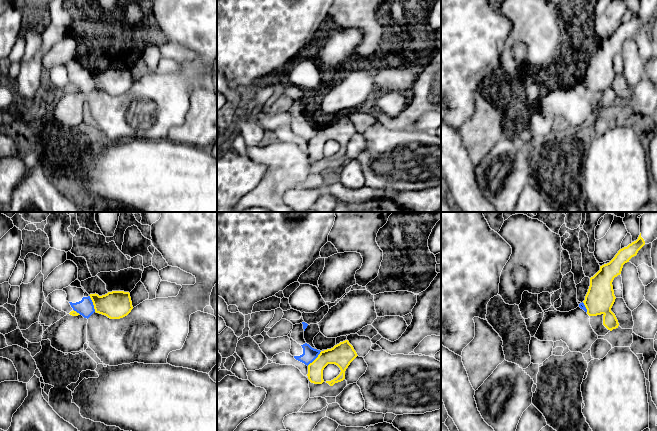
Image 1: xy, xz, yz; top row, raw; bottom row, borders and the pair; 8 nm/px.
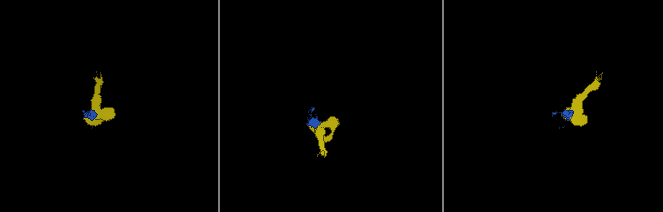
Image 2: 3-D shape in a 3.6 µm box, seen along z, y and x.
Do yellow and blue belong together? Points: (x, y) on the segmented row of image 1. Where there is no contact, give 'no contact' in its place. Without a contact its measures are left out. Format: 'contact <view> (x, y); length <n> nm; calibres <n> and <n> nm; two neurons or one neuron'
contact xy (93, 303); length 140 nm; calibres 220 and 140 nm; two neurons

